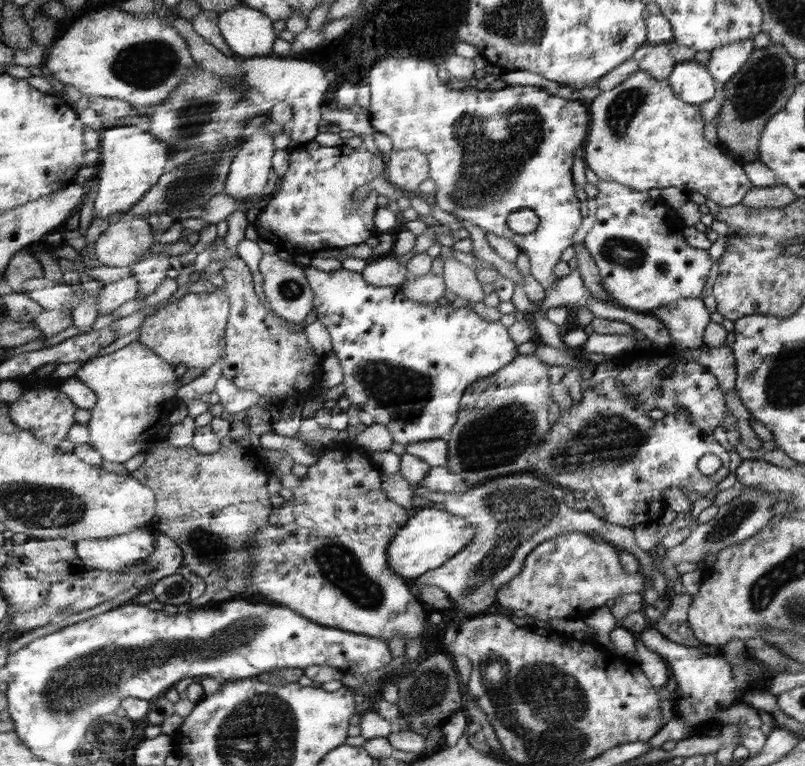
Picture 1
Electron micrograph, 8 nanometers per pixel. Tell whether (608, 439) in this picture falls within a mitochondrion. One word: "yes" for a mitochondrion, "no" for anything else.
yes

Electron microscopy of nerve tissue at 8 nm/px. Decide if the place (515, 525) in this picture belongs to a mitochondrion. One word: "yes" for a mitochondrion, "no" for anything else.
yes

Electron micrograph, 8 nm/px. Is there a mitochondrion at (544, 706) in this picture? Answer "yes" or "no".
yes

